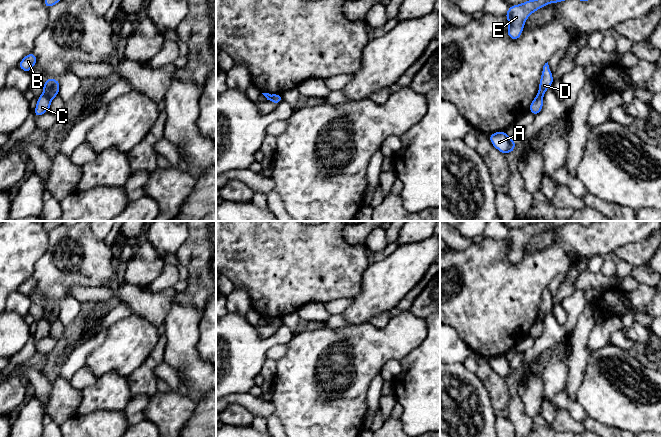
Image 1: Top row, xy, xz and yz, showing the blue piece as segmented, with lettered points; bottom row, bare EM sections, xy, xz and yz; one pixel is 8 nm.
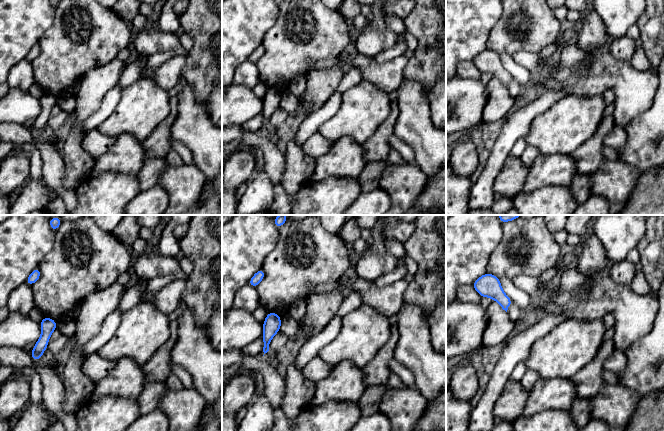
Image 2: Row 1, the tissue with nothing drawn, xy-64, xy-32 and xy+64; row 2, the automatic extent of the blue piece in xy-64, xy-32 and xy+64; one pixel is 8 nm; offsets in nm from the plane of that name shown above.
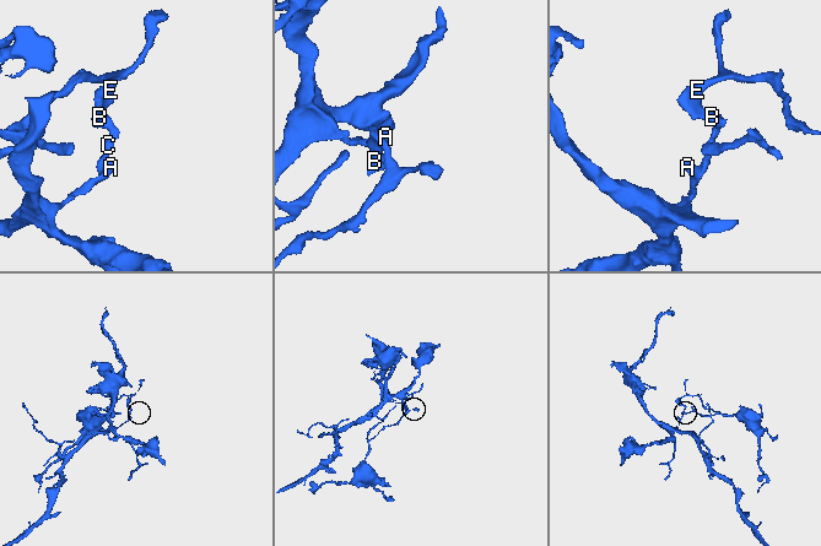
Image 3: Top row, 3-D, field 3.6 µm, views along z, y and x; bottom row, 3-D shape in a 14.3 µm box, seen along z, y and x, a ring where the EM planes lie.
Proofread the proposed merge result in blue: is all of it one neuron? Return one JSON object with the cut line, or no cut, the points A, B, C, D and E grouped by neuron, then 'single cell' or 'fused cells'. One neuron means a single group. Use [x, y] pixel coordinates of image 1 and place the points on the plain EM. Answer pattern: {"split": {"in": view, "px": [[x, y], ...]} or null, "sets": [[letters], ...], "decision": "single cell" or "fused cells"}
{"split": {"in": "xy", "px": [[43, 317], [51, 322]]}, "sets": [["A", "C"], ["B", "D", "E"]], "decision": "fused cells"}

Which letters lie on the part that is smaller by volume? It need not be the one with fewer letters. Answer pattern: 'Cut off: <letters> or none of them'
Cut off: B, D, E

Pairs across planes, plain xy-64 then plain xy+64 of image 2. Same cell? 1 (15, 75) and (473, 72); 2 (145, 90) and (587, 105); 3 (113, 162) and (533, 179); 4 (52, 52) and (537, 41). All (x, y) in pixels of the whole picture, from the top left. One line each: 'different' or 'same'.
1: same
2: same
3: same
4: same

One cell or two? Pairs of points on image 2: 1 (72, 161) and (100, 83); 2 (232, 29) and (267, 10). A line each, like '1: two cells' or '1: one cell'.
1: one cell
2: one cell

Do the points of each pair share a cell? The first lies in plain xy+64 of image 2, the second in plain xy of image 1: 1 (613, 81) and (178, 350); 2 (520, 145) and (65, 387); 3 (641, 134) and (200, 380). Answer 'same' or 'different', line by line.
1: same
2: different
3: different

